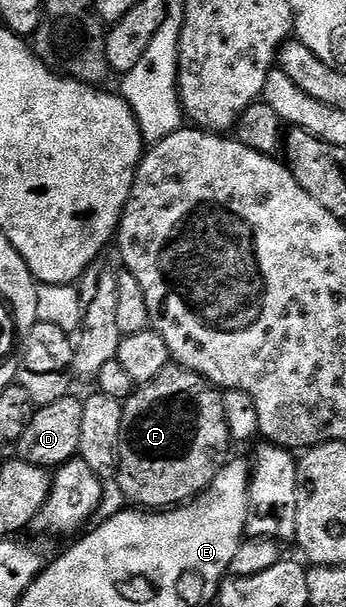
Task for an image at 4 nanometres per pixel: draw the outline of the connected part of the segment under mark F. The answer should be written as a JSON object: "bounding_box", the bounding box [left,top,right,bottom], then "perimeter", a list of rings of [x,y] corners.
{"bounding_box":[115,368,229,508],"perimeter":[[[168,368],[152,382],[142,383],[123,402],[117,451],[119,475],[115,482],[120,492],[131,501],[128,503],[139,508],[174,508],[190,502],[210,486],[225,458],[223,441],[229,438],[225,406],[221,398],[219,402],[218,396],[210,385],[204,384],[198,377],[179,368]]]}

